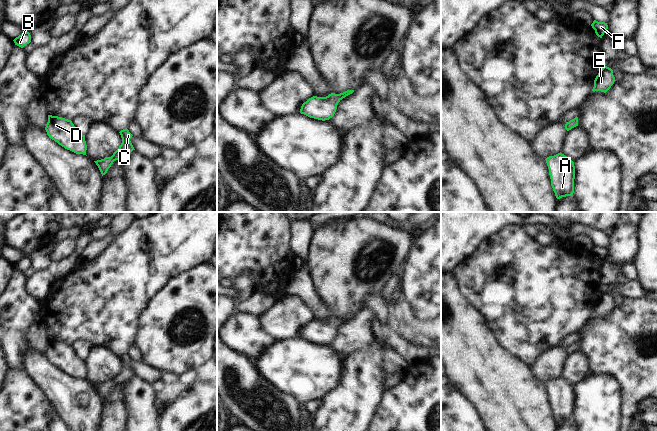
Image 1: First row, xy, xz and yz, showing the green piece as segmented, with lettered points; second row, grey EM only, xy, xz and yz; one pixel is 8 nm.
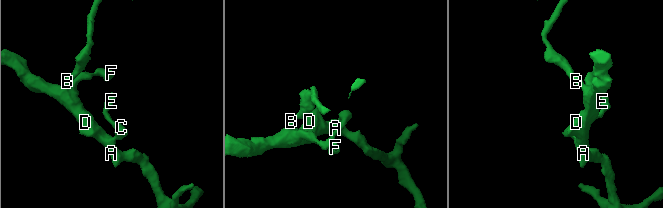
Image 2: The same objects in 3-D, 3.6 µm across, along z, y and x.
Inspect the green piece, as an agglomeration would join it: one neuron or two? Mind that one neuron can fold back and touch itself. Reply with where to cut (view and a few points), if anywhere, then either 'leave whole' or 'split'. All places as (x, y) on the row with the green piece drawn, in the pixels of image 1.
no cut; leave whole

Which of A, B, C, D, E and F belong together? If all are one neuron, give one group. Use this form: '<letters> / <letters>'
A B C D E F

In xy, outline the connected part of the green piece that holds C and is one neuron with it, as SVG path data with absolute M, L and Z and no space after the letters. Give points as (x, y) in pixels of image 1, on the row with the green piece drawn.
M123 129L120 132L122 143L119 148L113 153L111 157L105 157L104 159L94 161L98 166L102 176L105 175L108 169L111 167L114 161L123 160L126 158L134 149L130 139L132 138L132 134L129 130Z

